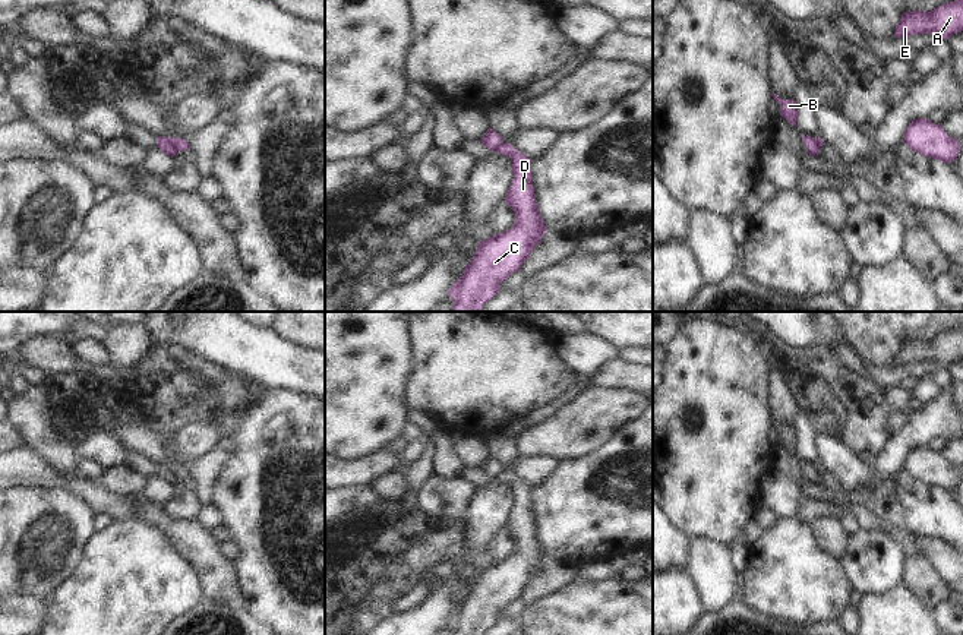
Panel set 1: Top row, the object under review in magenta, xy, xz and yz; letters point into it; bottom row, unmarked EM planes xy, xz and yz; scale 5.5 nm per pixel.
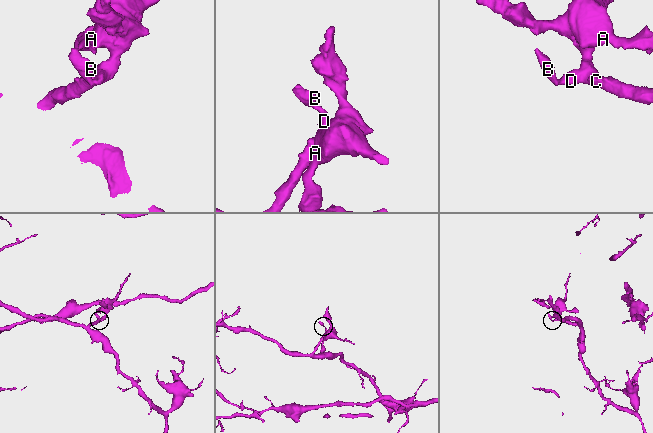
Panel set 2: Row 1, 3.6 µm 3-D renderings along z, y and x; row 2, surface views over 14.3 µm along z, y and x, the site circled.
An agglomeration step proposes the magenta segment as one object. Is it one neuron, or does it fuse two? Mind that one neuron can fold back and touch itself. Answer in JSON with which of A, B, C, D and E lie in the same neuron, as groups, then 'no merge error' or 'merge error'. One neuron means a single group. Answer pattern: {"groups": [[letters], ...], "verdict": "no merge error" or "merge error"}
{"groups": [["A", "C", "D", "E"], ["B"]], "verdict": "merge error"}

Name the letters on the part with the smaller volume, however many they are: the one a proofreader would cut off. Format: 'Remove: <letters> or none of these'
Remove: B

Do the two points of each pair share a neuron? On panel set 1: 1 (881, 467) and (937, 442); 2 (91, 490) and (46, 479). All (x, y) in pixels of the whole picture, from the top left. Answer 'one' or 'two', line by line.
1: two
2: one

